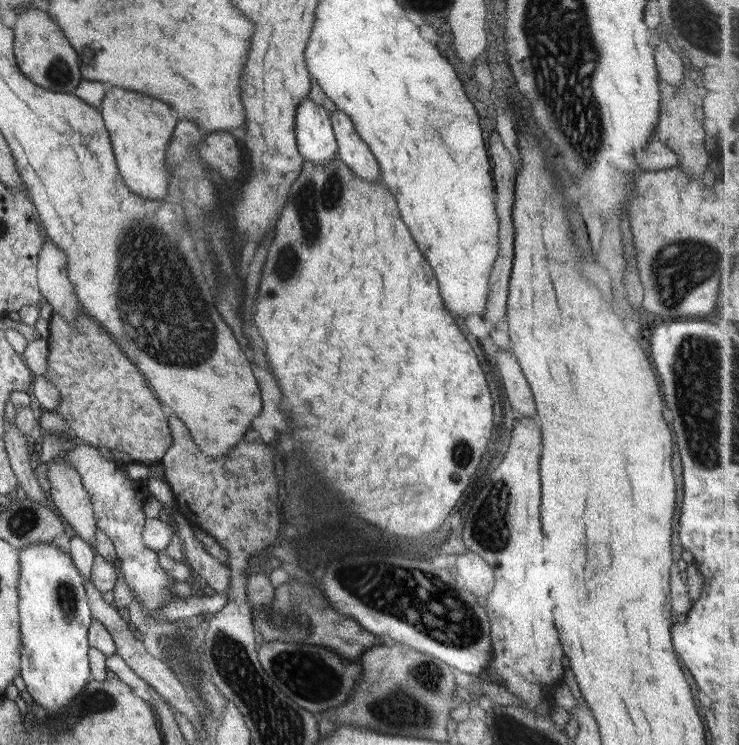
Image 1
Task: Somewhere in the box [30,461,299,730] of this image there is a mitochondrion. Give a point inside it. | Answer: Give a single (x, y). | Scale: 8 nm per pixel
(66, 599)

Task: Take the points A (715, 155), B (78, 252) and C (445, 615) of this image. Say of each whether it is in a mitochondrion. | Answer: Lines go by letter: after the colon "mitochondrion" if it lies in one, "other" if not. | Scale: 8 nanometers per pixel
A: other
B: other
C: mitochondrion

